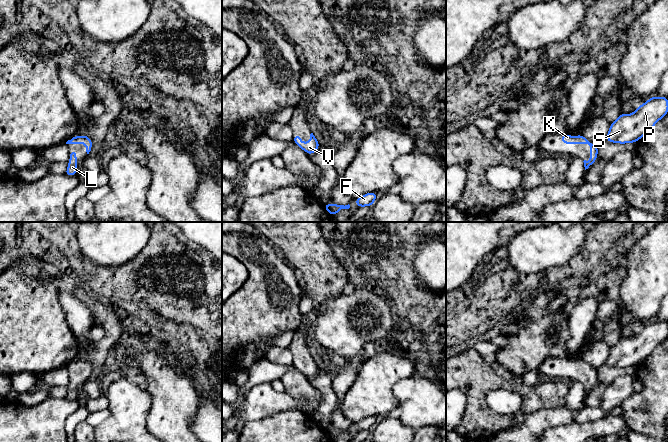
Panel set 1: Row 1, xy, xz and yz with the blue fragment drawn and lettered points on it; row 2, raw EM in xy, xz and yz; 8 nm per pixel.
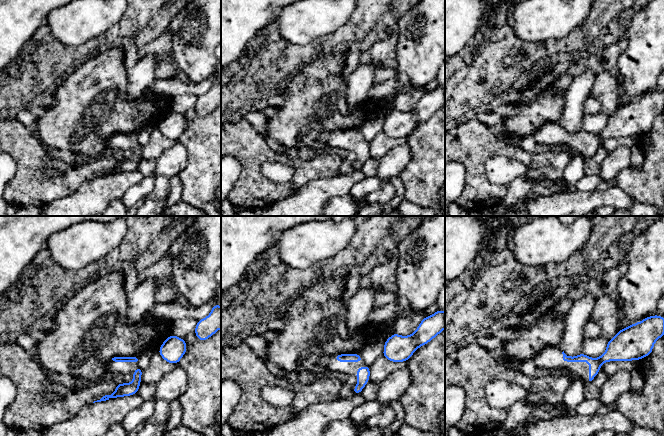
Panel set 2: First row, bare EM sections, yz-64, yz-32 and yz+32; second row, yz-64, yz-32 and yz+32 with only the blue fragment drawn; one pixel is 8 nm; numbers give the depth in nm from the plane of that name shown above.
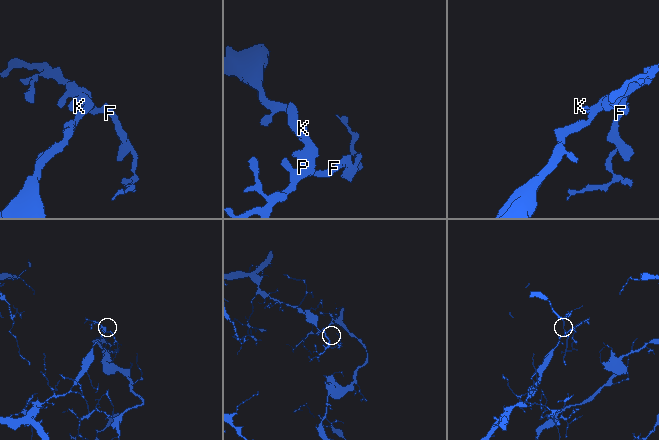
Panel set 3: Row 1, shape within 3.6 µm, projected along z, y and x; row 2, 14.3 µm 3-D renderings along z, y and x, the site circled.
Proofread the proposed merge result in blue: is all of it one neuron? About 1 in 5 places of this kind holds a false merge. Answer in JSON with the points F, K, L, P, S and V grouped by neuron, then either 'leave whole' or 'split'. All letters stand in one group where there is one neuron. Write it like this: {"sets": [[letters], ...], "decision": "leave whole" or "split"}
{"sets": [["F", "K", "L", "P", "S", "V"]], "decision": "leave whole"}

